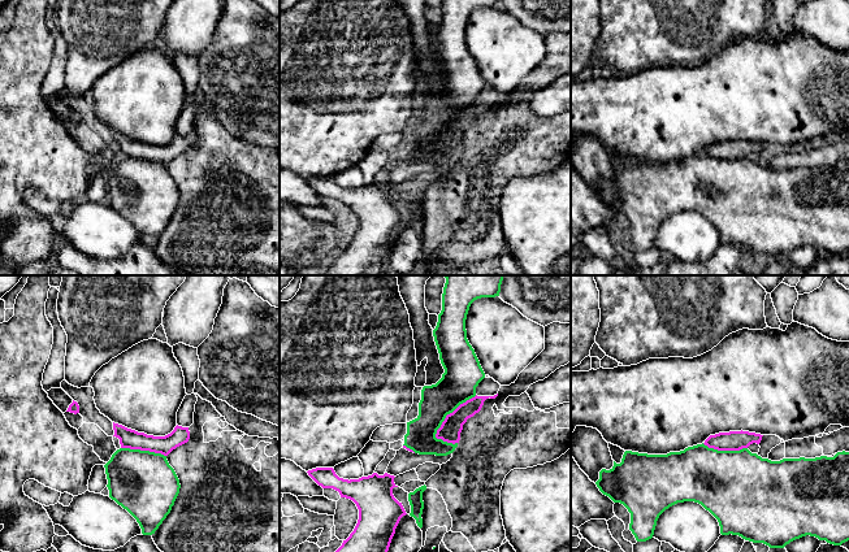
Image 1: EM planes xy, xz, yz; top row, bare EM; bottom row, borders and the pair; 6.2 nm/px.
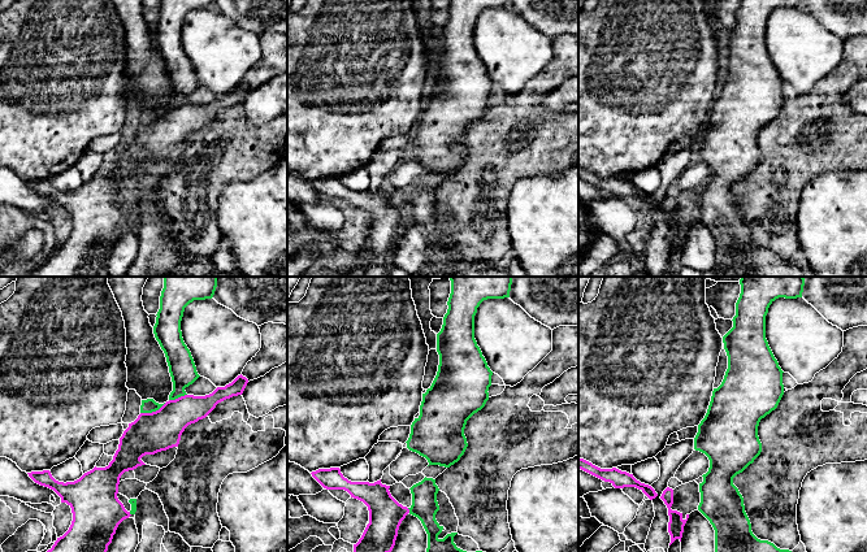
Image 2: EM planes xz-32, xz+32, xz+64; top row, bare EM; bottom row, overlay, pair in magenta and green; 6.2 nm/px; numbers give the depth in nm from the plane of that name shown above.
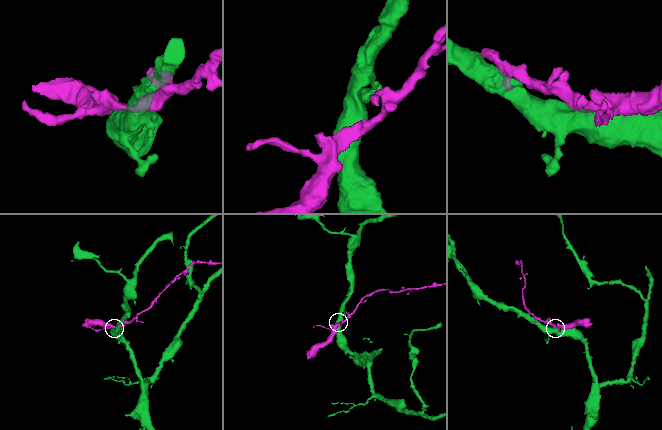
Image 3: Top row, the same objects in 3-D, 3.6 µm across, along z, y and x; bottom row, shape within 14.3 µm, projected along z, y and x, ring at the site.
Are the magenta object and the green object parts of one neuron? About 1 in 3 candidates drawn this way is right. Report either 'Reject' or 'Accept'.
Reject

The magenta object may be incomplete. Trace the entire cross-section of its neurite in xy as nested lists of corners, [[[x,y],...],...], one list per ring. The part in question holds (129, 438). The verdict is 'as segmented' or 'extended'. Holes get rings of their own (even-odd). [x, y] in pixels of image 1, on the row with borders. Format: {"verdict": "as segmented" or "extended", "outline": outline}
{"verdict": "as segmented", "outline": [[[114,422],[113,430],[113,436],[120,439],[121,448],[150,451],[164,456],[168,456],[173,449],[187,443],[190,439],[189,427],[178,425],[165,436],[147,435]]]}

